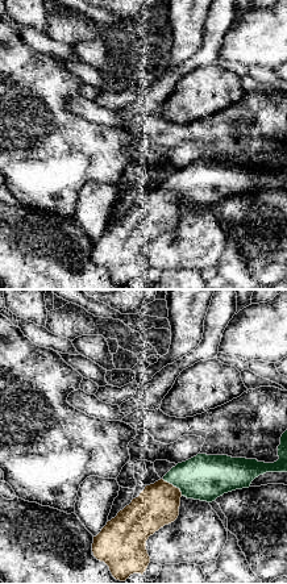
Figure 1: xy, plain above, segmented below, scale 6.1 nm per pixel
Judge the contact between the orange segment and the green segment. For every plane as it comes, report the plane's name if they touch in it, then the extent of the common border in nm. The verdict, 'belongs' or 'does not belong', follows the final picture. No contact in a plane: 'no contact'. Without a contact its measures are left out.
contact in xy; length 160 nm

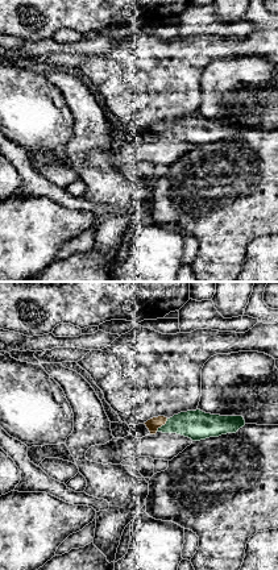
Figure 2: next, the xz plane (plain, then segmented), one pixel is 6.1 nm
contact in xz; length 110 nm

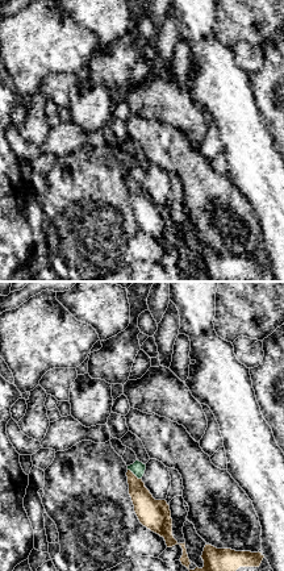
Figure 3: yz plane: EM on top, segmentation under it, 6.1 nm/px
contact in yz; length 100 nm

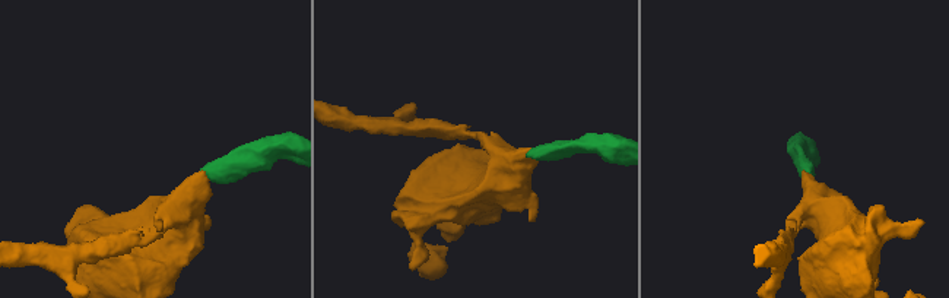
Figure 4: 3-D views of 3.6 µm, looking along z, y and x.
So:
belongs

